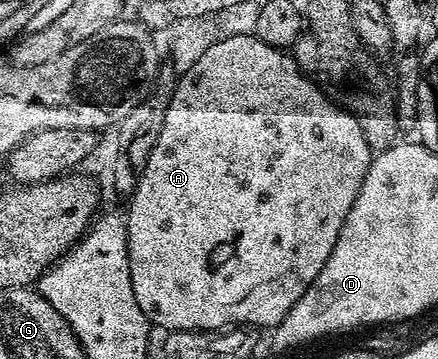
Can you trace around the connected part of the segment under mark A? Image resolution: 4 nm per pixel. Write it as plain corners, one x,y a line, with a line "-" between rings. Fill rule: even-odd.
253,34
233,35
225,40
219,40
218,43
211,44
203,52
203,56
199,56
198,60
191,68
180,75
177,84
177,90
171,96
170,106
166,110
166,119
163,120
162,131
159,132
158,139
155,140
154,146
147,150
143,158
143,165
140,167
137,176
137,186
134,188
131,197
128,199
129,214
127,213
127,229
129,231
129,271
131,272
131,288
135,288
135,300
139,304
139,308
143,308
143,312
149,317
150,323
154,327
162,326
162,331
172,332
174,330
208,330
210,332
220,332
226,328
236,327
238,324
244,324
246,327
253,326
269,326
268,328
276,328
280,322
287,316
287,312
291,312
291,308
299,300
299,296
303,296
303,292
307,292
309,285
315,280
315,276
319,276
319,272
323,268
323,264
327,264
327,256
331,256
331,252
335,248
335,240
339,240
339,232
345,223
347,212
351,212
351,208
355,204
355,196
359,196
359,188
363,184
363,180
369,171
369,163
371,161
371,148
367,144
367,140
363,136
363,128
359,128
359,120
354,114
348,110
341,109
320,85
313,83
314,79
308,74
302,74
301,69
297,66
297,61
293,59
292,53
286,52
282,47
272,46
263,40
259,40

